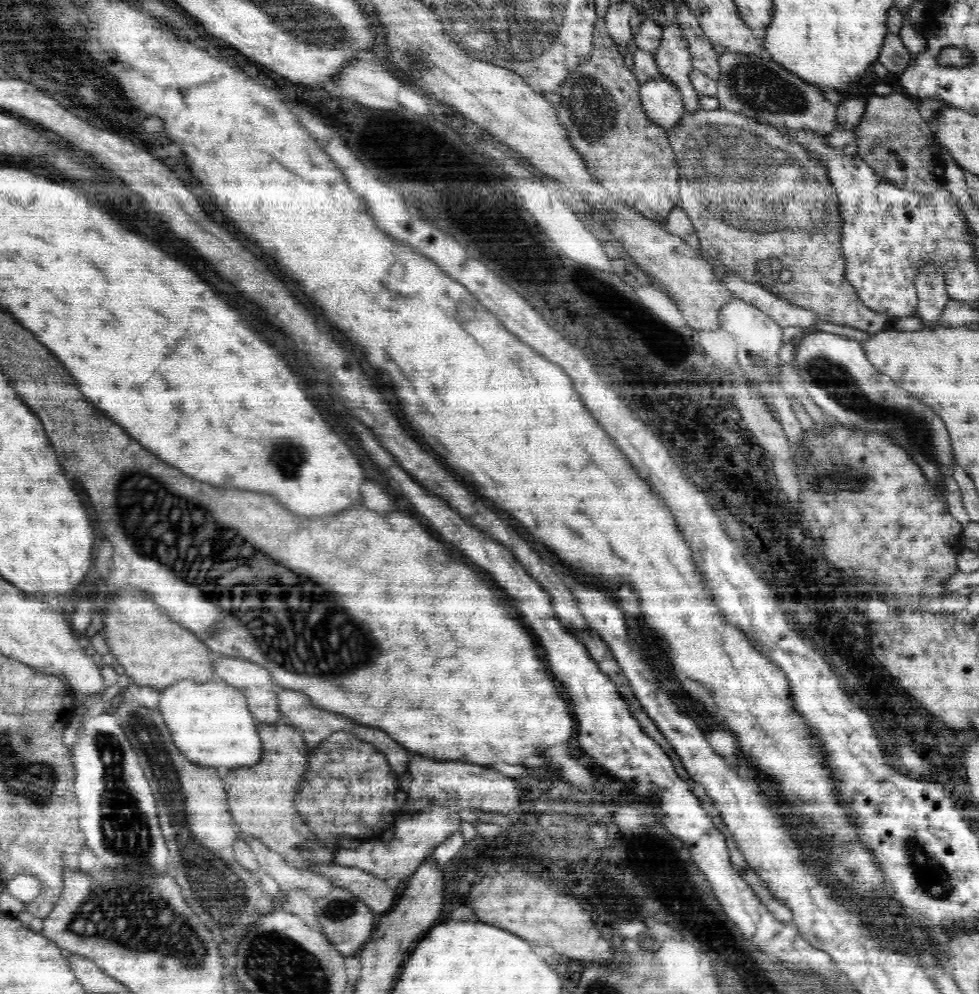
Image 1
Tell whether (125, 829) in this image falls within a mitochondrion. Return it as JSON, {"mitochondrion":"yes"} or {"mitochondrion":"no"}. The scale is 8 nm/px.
{"mitochondrion":"yes"}

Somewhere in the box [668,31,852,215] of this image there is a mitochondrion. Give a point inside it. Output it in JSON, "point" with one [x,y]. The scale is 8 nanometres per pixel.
{"point":[756,85]}

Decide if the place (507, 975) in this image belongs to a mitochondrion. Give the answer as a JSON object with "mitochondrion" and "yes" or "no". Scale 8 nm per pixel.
{"mitochondrion":"no"}

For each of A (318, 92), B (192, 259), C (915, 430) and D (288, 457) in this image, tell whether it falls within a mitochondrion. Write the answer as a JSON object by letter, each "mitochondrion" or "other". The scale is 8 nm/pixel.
{"A":"other","B":"other","C":"mitochondrion","D":"mitochondrion"}

